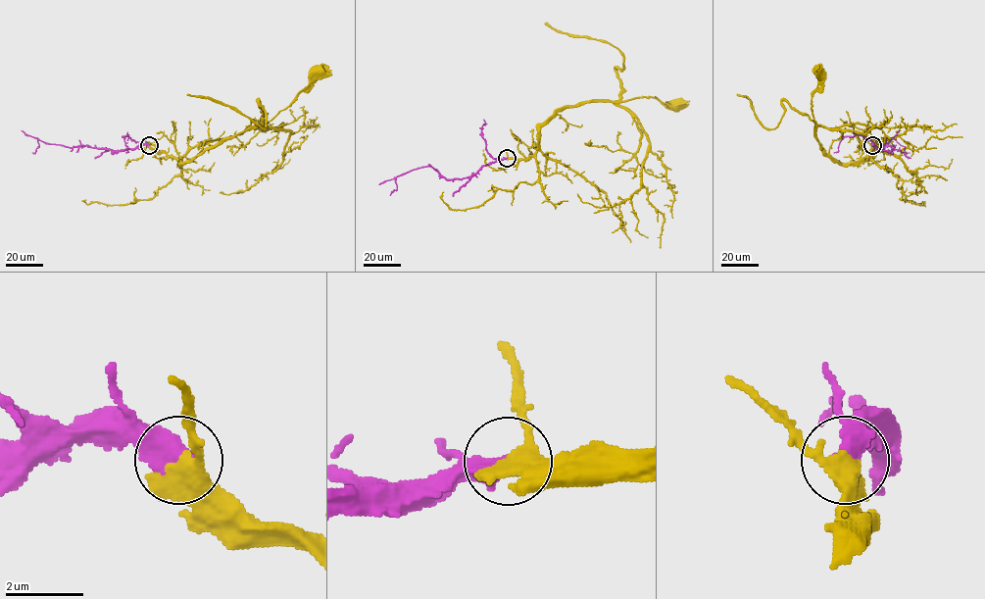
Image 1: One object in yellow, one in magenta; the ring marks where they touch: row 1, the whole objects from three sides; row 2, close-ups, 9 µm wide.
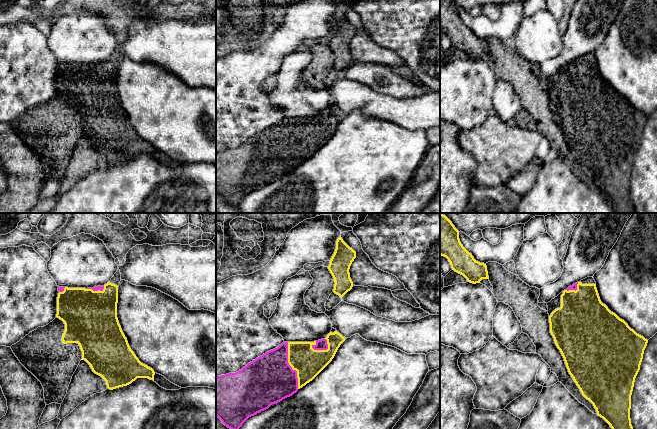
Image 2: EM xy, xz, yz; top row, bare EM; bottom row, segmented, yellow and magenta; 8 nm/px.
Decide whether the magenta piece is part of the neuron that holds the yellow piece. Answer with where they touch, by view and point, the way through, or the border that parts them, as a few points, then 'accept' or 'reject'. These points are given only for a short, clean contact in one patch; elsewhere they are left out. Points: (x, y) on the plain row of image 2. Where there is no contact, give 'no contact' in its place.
xz (290, 141) | accept

